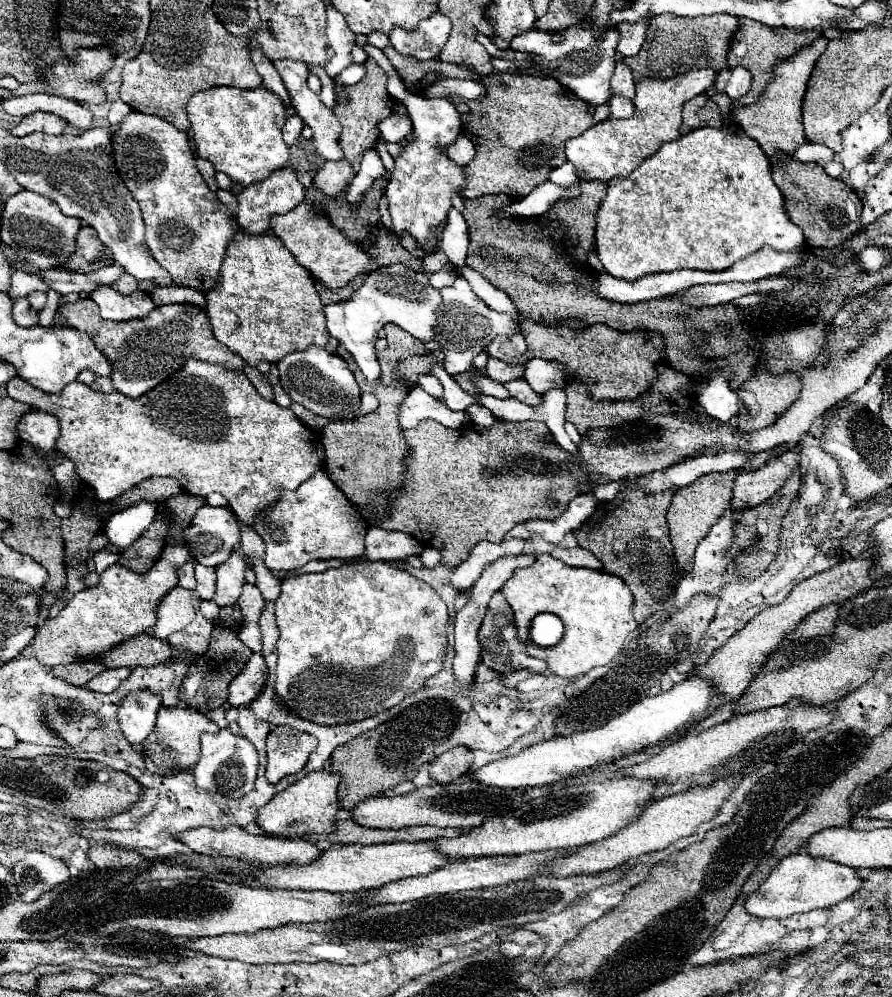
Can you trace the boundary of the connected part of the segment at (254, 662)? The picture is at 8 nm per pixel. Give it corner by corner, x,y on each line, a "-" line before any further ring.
252,654
242,672
234,676
228,688
230,706
248,706
264,690
268,682
268,666
262,654

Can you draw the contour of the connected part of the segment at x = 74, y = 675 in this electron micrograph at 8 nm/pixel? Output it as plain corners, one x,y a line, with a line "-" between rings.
72,662
68,666
56,666
52,672
64,680
68,680
74,686
86,686
88,680
92,680
96,674
100,674
104,666
100,662

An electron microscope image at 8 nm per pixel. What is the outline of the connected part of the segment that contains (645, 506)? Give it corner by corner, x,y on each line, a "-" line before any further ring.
634,484
622,488
614,500
598,502
596,512
572,534
578,544
590,550
602,564
604,570
622,578
634,596
634,618
644,622
658,610
666,610
674,604
674,590
680,574
674,560
674,550
668,536
666,510
676,488
664,492
646,492

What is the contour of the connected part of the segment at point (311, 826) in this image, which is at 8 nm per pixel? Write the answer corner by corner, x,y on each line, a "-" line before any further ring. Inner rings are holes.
330,768
310,772
302,780
290,784
284,792
278,792
264,808
258,810
256,822
262,828
262,834
296,838
302,834
332,832
338,810
338,798
336,798
338,784
340,784
340,774

